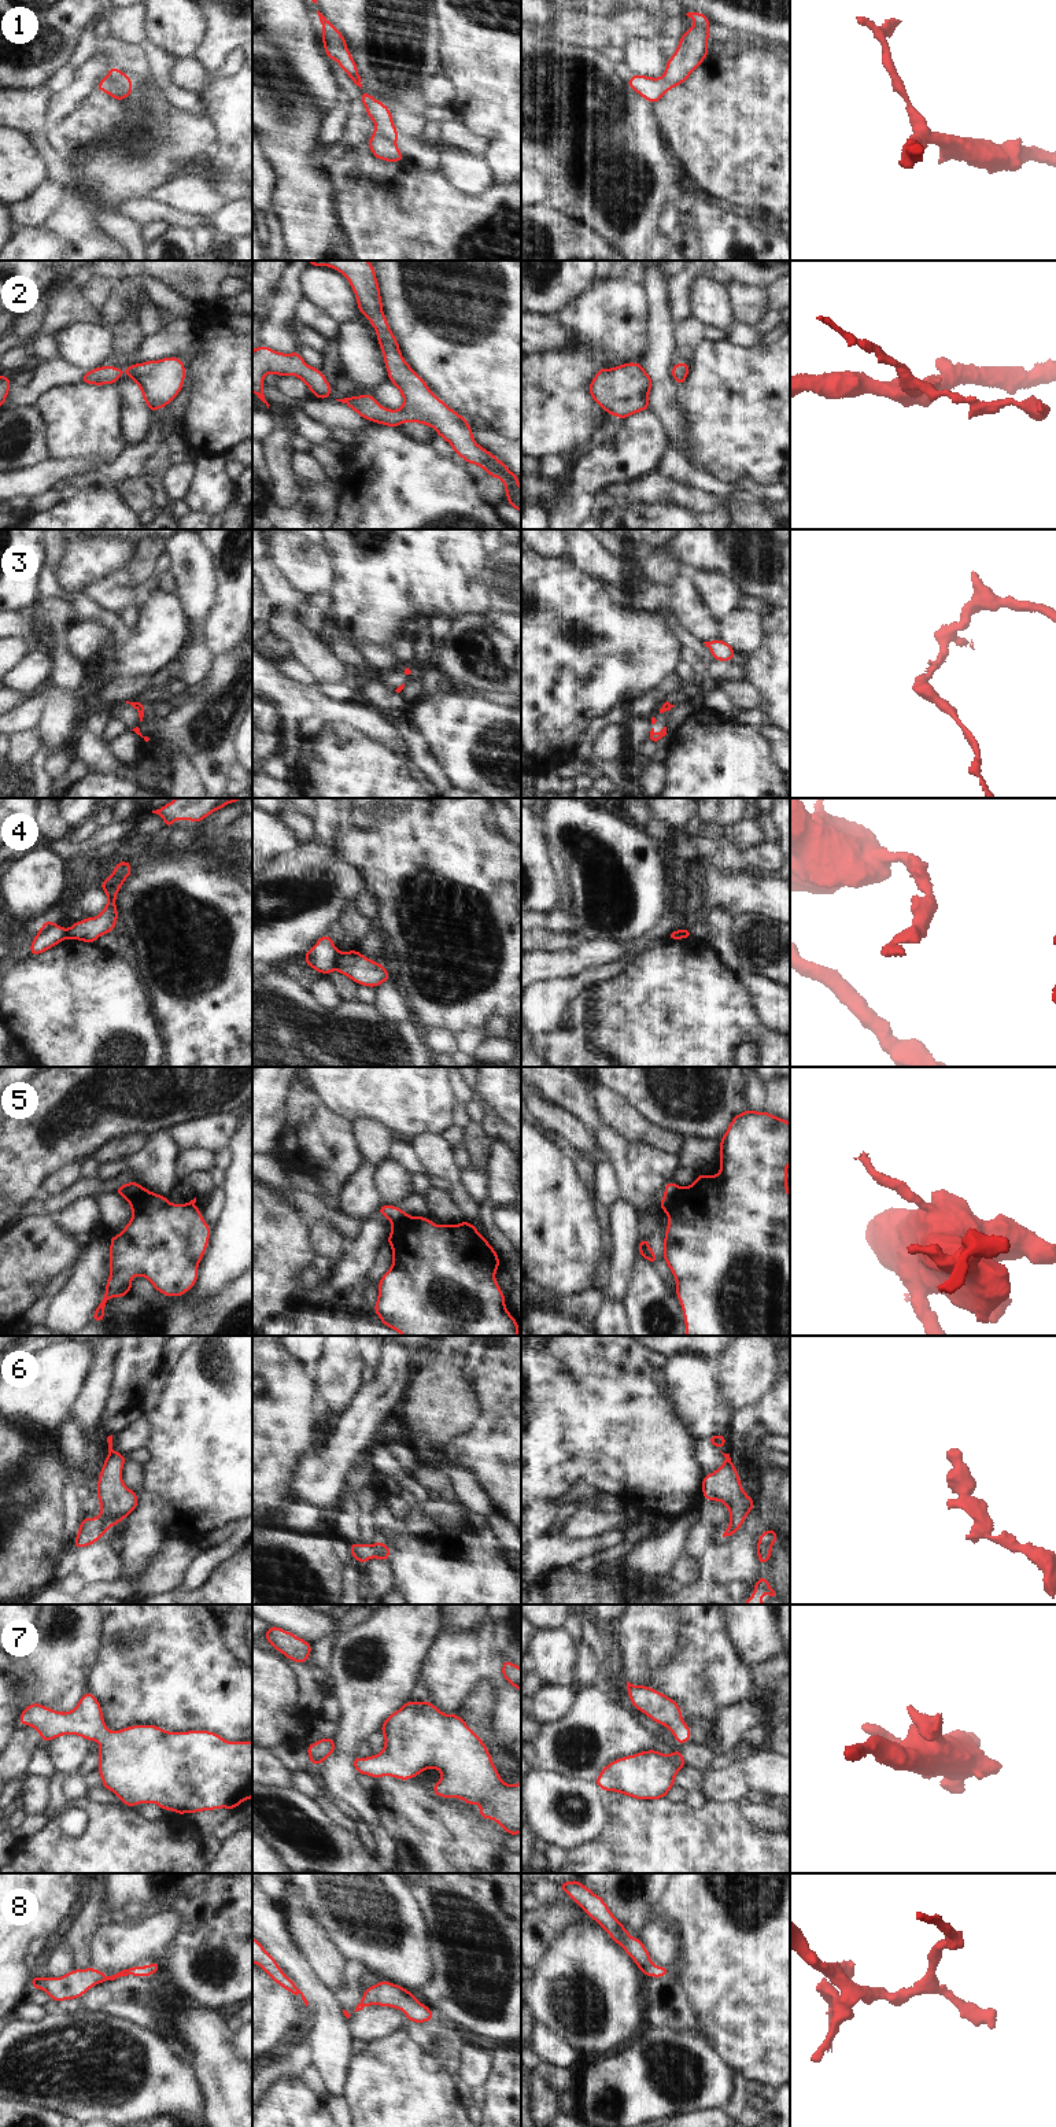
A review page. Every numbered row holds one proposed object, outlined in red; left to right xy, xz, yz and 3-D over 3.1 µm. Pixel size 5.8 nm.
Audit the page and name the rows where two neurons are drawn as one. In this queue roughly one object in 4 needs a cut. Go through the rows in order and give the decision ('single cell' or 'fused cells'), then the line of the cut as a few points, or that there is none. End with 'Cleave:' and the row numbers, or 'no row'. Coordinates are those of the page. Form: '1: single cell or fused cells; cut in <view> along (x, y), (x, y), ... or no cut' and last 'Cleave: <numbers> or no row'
1: fused cells; cut in xz along (372, 136), (386, 136), (394, 144)
2: single cell; no cut
3: single cell; no cut
4: fused cells; cut in xz along (340, 953), (335, 967)
5: fused cells; cut in yz along (678, 1186), (674, 1197), (663, 1208)
6: single cell; no cut
7: single cell; no cut
8: single cell; no cut
Cleave: 1, 4, 5

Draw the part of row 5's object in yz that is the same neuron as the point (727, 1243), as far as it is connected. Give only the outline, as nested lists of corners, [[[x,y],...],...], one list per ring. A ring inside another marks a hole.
[[[746,1109],[736,1114],[720,1140],[720,1175],[699,1174],[693,1185],[677,1188],[664,1208],[669,1216],[664,1236],[664,1260],[676,1279],[676,1297],[683,1310],[684,1336],[790,1336],[790,1194],[787,1167],[790,1163],[790,1123],[769,1112]]]

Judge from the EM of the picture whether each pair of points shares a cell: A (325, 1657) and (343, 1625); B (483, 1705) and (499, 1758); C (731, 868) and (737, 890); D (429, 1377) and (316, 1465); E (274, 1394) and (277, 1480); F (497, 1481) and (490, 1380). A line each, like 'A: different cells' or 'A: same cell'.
A: same cell
B: same cell
C: different cells
D: different cells
E: same cell
F: same cell

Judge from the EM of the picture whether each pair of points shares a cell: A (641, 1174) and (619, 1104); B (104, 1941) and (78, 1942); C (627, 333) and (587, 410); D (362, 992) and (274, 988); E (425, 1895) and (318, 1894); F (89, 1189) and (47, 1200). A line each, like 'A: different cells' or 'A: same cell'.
A: different cells
B: different cells
C: same cell
D: different cells
E: different cells
F: same cell

